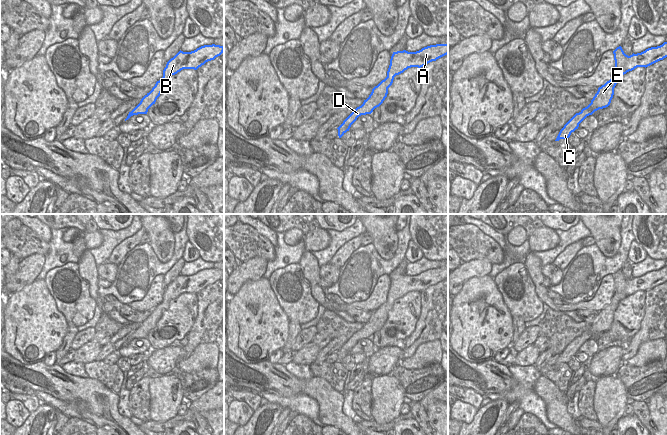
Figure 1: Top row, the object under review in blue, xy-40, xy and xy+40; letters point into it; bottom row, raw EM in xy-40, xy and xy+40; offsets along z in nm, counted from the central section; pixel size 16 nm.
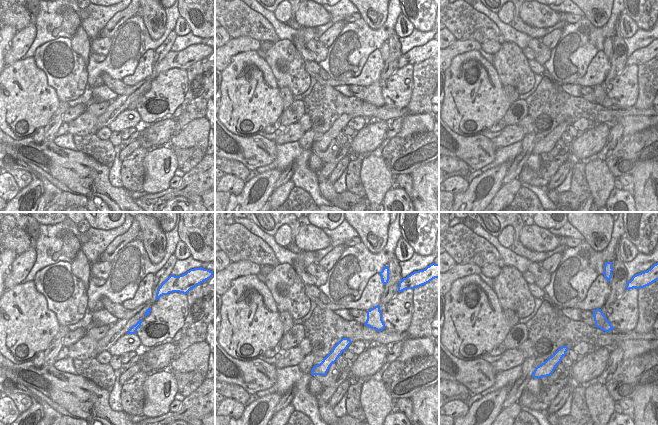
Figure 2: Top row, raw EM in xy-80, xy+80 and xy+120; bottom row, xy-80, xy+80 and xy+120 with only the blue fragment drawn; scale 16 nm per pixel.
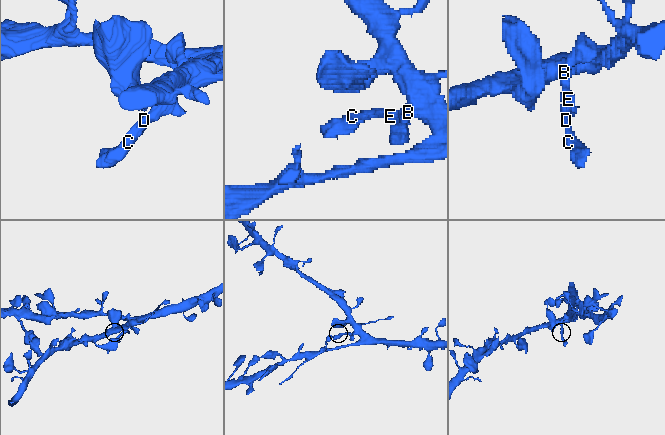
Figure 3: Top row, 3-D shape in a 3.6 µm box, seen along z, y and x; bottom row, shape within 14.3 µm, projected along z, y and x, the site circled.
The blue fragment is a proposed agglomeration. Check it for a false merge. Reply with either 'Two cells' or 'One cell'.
One cell

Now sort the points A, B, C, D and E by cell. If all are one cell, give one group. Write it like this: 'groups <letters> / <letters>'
groups A B C D E

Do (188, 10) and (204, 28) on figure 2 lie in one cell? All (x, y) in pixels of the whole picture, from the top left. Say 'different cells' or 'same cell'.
same cell

